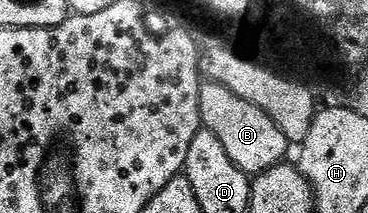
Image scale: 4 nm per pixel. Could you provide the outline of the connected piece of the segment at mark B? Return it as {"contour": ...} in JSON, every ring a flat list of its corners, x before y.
{"contour":[[203,82,200,93,200,113,202,114,202,126,205,130,216,133,220,137,220,145,224,145,228,157,232,157,234,164,248,176,259,175,287,158,288,144,284,133,252,101,244,101,244,97,238,97,219,83]]}

